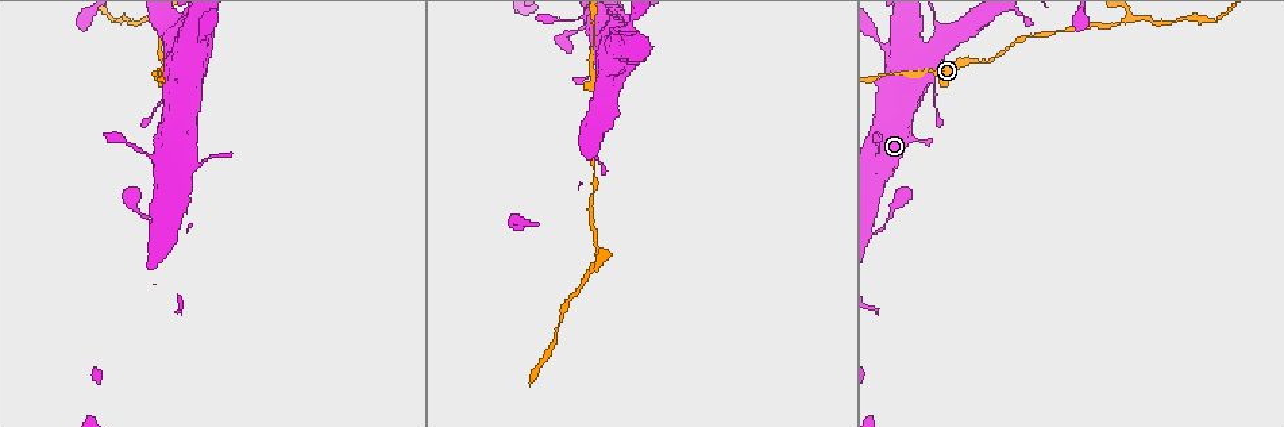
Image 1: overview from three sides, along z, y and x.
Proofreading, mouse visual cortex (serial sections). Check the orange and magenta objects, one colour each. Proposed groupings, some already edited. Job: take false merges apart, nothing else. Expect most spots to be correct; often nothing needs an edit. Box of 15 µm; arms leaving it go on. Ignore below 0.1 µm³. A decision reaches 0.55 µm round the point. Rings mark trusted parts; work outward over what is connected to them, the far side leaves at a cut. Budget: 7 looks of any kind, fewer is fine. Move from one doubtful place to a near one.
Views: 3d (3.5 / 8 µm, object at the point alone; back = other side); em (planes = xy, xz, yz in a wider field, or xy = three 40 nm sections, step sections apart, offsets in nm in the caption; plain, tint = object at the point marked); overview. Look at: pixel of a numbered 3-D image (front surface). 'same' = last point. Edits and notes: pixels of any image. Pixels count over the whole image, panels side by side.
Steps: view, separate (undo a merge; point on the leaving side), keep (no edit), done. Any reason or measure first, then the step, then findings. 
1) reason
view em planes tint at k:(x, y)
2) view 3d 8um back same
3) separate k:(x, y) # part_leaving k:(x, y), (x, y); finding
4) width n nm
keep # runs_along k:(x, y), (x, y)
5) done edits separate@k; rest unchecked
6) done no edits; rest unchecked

a narrow waist
view 3d 3.5um at 1:(1014, 44)

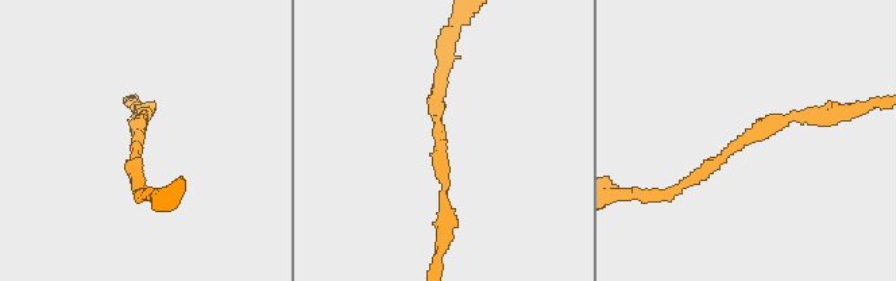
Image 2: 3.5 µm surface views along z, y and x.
arm_widths 150, 150 nm; need the tissue
view em xy step 3 tint at 2:(733, 149)

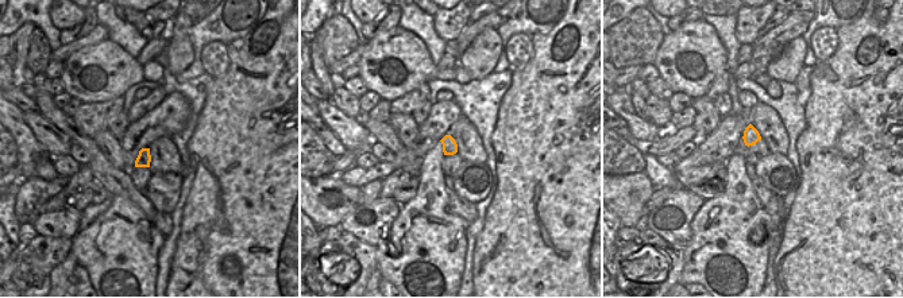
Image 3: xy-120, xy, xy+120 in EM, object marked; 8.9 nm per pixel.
keep # runs_along 2:(663, 193), (749, 135), (815, 114); all the same cell

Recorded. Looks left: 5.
abrupt turn
view 3d 3.5um at 1:(1129, 17)

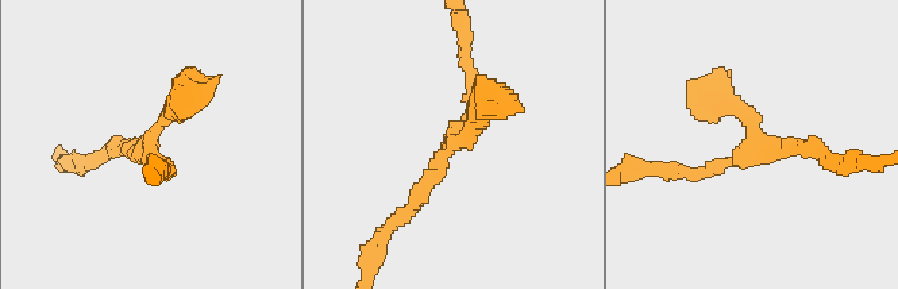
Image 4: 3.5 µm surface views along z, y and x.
arms 3; arm_widths 150, 200, 200 nm
view em xy step 2 tint at 4:(148, 148)

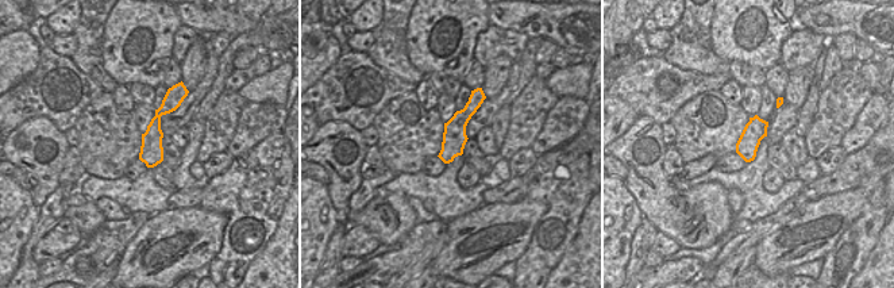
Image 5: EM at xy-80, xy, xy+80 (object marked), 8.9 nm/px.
keep # runs_along 5:(177, 91), (155, 121), (150, 164); continuous, no second cell

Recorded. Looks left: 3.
abrupt turn
view 3d 8um at 1:(909, 48)

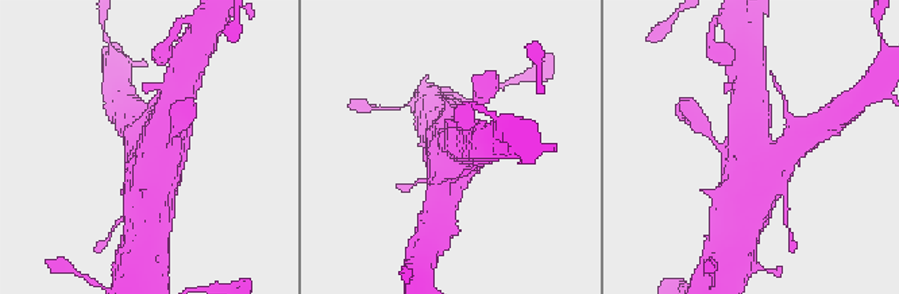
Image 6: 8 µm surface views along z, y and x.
view em xy step 1 tint at 6:(754, 151)

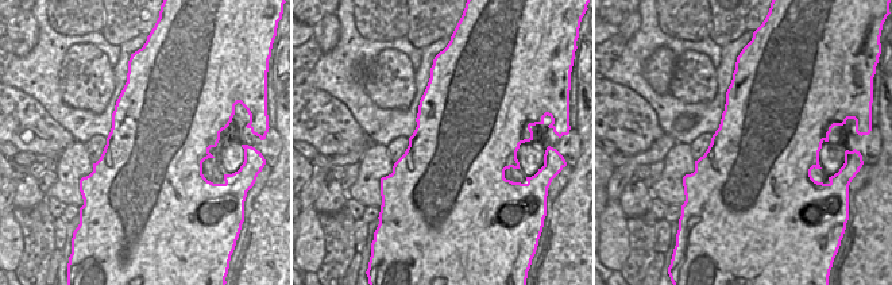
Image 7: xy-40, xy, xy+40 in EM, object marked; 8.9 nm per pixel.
keep # runs_along 6:(743, 202), (767, 163), (794, 150); continuous, no second cell

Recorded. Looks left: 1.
done no edits; rest unchecked

